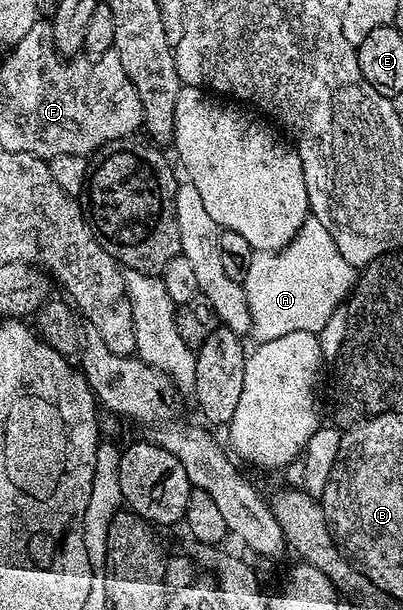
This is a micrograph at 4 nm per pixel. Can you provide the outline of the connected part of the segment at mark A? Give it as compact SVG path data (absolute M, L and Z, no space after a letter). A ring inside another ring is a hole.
M312 215L305 218L303 227L287 243L285 248L278 249L275 253L254 252L251 259L251 271L247 271L244 281L245 298L251 311L253 327L252 336L257 336L258 342L279 339L279 335L291 335L291 331L307 331L320 334L321 328L333 317L333 312L341 305L341 300L353 289L353 280L357 277L358 270L335 247L327 227L319 223L319 219Z

